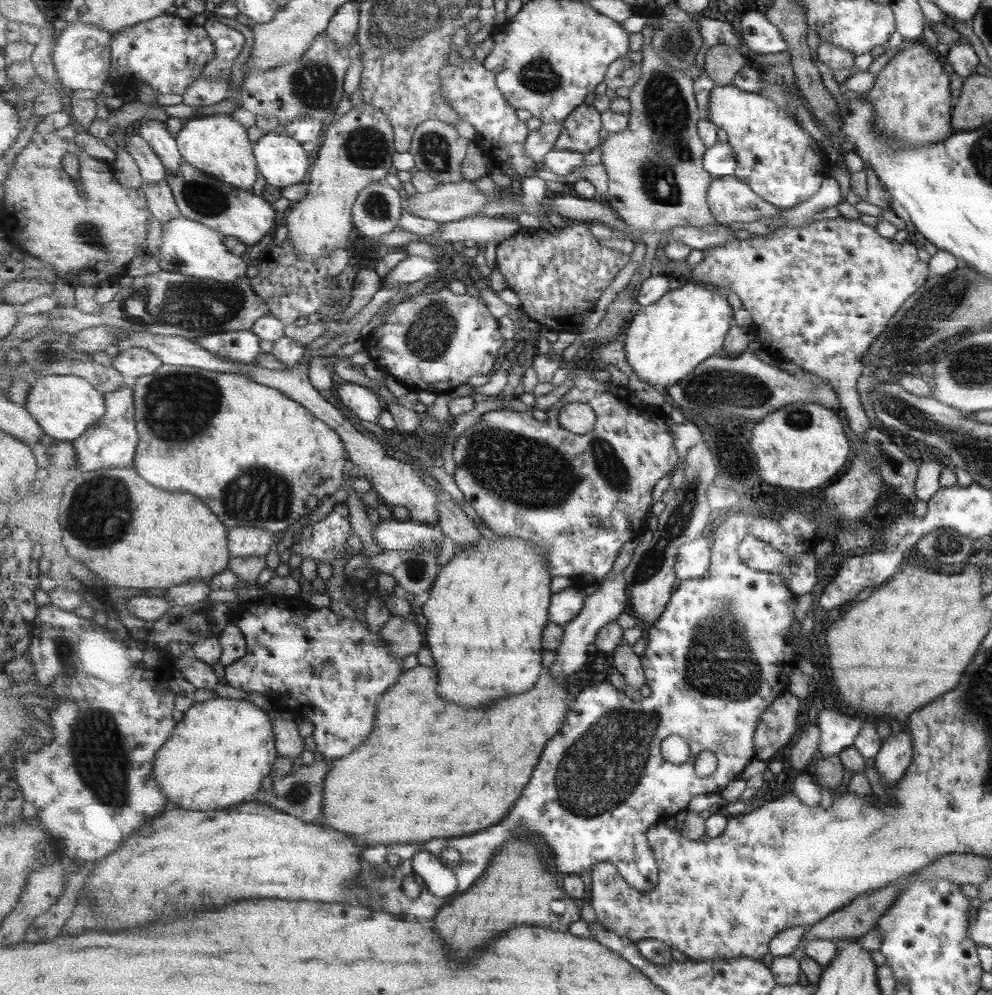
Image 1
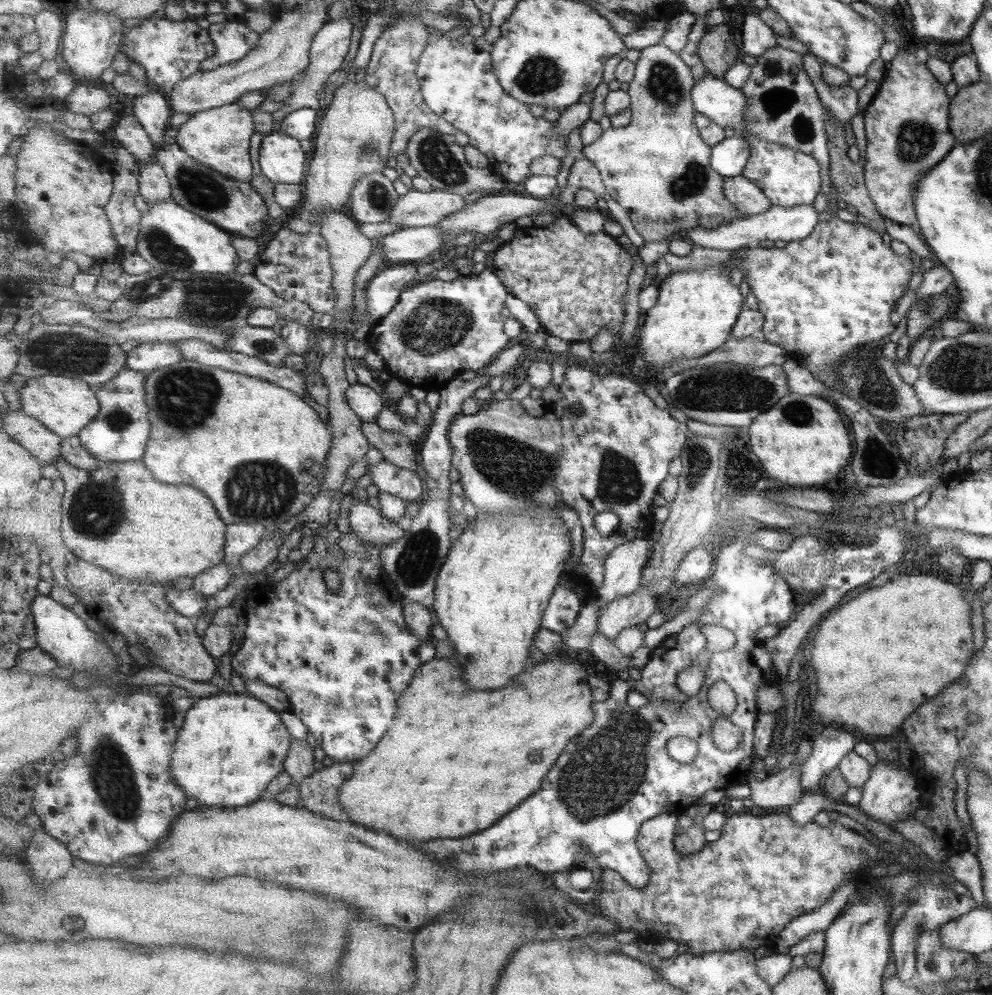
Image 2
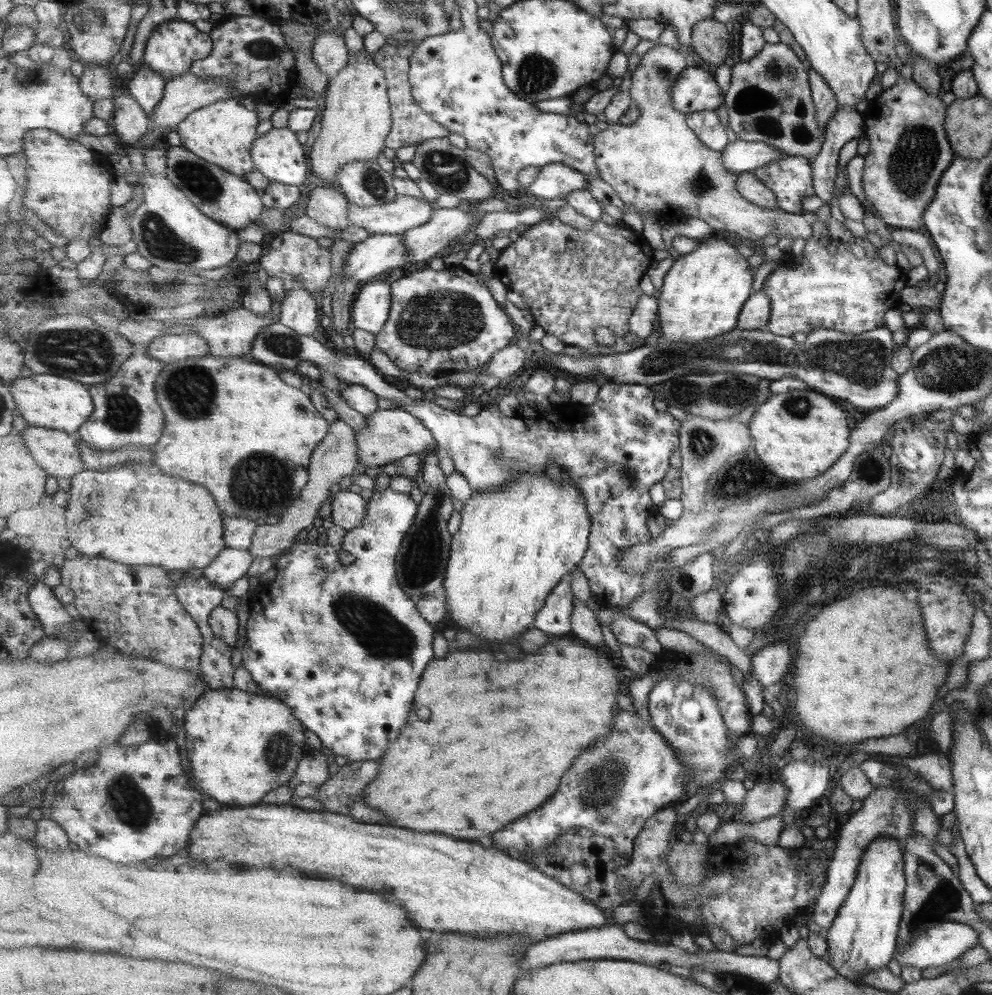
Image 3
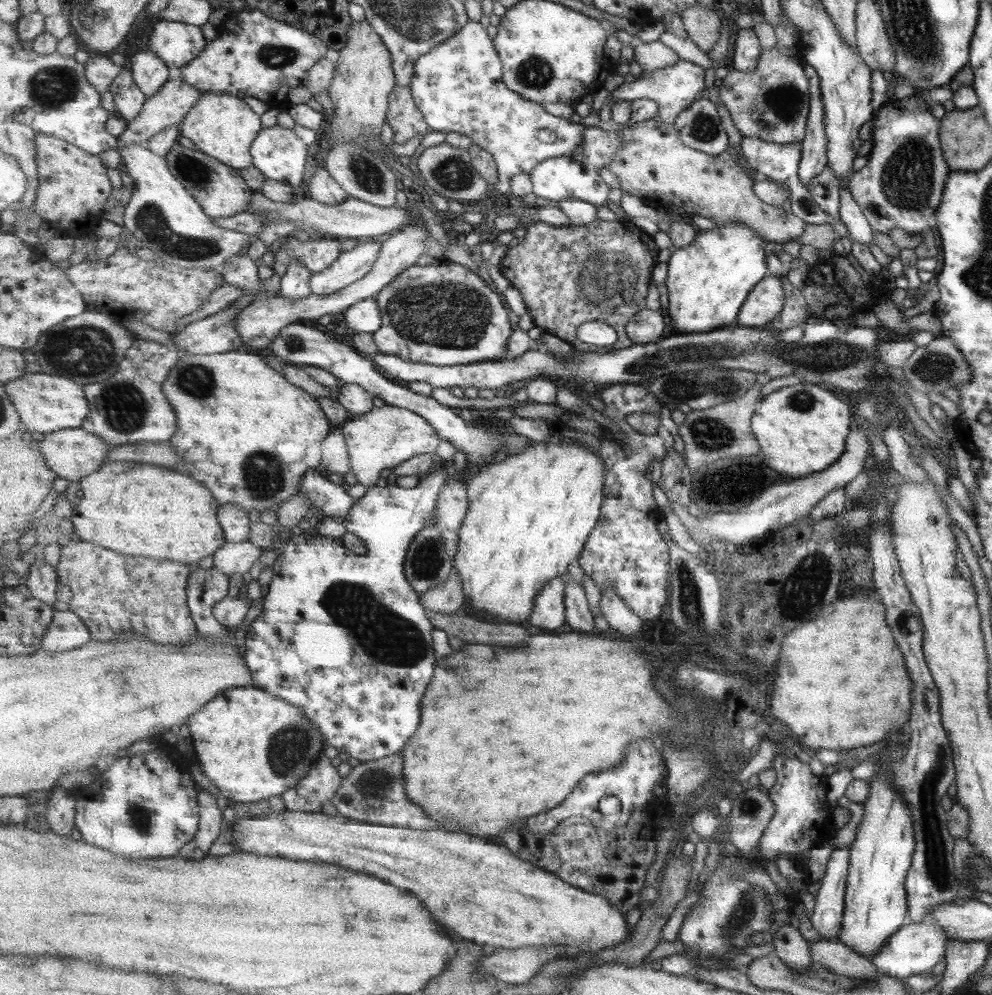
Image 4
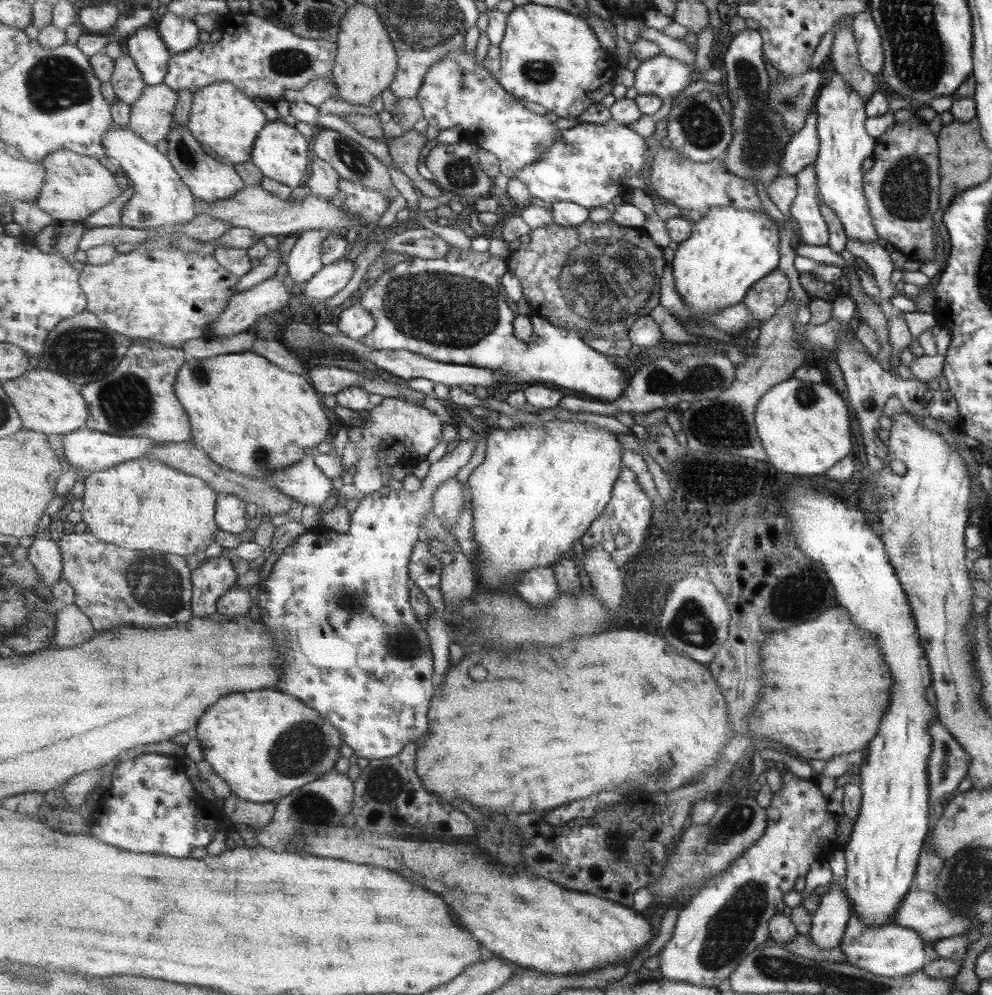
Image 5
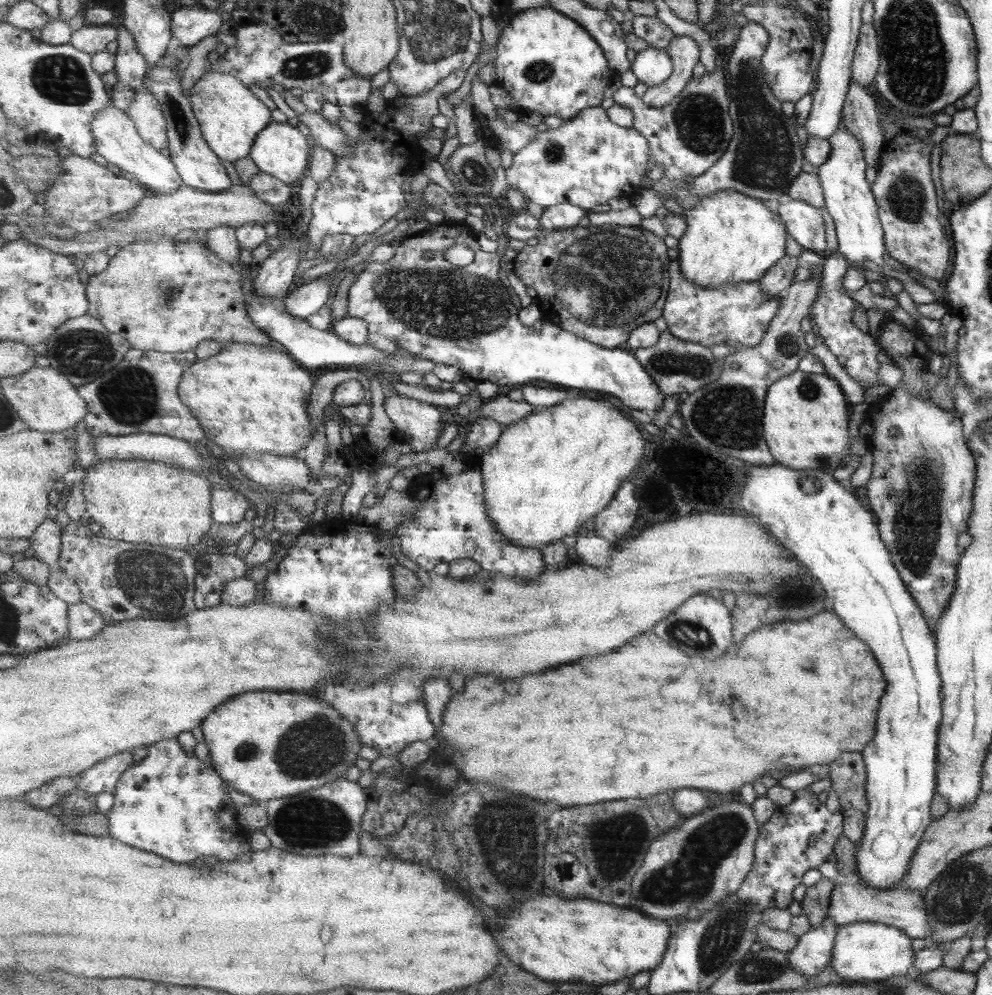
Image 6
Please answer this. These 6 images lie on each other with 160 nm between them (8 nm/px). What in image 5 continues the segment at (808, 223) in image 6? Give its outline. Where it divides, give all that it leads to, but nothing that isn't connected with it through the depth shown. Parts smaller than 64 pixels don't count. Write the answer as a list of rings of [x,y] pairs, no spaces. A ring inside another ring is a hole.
[[[814,162],[794,174],[794,179],[797,192],[791,203],[789,216],[793,217],[797,230],[801,232],[801,242],[825,246],[828,243],[828,230],[815,202],[818,190]]]

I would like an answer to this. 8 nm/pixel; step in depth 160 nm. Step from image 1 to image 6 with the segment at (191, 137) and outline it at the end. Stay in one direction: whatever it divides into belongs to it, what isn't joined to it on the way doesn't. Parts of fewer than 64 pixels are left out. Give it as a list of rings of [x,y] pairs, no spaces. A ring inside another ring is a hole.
[[[205,74],[190,90],[189,99],[211,149],[219,158],[232,163],[250,157],[259,134],[272,122],[271,110],[231,74]]]

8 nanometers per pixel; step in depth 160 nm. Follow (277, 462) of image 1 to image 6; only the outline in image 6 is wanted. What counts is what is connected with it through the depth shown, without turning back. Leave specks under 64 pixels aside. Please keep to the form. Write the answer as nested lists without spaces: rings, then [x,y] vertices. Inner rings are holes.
[[[235,342],[211,358],[197,360],[186,372],[183,373],[182,381],[180,382],[180,394],[182,401],[190,407],[191,412],[202,423],[203,430],[206,431],[206,439],[214,442],[217,446],[221,446],[226,454],[242,454],[242,456],[250,456],[255,454],[273,454],[279,456],[297,457],[302,455],[304,448],[312,438],[314,432],[314,424],[309,412],[311,395],[315,386],[311,374],[307,370],[303,370],[296,360],[291,360],[289,354],[278,345],[274,346],[257,346],[256,344]]]

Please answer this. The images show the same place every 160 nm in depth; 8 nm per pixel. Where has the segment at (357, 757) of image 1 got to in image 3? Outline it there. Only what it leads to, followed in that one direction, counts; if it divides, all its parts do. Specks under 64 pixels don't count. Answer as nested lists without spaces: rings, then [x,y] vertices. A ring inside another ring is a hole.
[[[571,637],[560,638],[557,644],[548,644],[543,648],[545,652],[539,656],[527,656],[525,660],[515,662],[499,662],[489,650],[455,650],[442,659],[434,659],[423,673],[418,692],[415,693],[414,710],[410,712],[410,721],[403,726],[403,732],[399,733],[399,742],[390,744],[391,750],[387,749],[380,758],[381,762],[378,776],[366,786],[364,798],[370,806],[382,810],[387,818],[390,818],[390,825],[394,827],[419,830],[419,832],[439,832],[439,834],[451,834],[455,838],[481,838],[491,836],[497,830],[503,830],[507,824],[515,822],[517,818],[533,812],[539,808],[547,798],[551,798],[561,782],[561,776],[571,768],[573,760],[581,754],[583,748],[587,748],[591,742],[599,740],[603,734],[609,732],[613,726],[613,710],[617,710],[617,692],[621,690],[619,680],[619,668],[623,667],[617,663],[614,655],[609,650],[602,650],[588,646],[580,640],[573,640]],[[596,649],[596,651],[595,651]],[[479,690],[479,692],[477,692]],[[519,692],[519,694],[517,694]],[[429,706],[431,706],[431,722],[429,722]],[[495,706],[495,708],[493,708]],[[427,710],[425,720],[419,718],[419,712]],[[479,712],[479,720],[477,720]]]

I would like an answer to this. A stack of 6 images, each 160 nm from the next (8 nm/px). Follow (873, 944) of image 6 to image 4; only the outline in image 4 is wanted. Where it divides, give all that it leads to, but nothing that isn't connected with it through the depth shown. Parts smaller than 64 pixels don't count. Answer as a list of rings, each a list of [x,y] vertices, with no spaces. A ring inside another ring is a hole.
[[[925,919],[923,922],[906,922],[892,934],[878,954],[869,957],[878,974],[895,979],[907,979],[917,974],[931,972],[933,966],[943,960],[946,944],[949,940],[946,931],[935,922]]]

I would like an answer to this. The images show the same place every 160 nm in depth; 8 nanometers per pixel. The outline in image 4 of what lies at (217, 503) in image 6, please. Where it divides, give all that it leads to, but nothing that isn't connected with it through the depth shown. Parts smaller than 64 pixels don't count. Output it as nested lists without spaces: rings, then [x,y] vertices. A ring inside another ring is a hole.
[[[237,505],[219,506],[219,522],[224,530],[226,543],[245,543],[250,541],[254,524],[249,520],[247,511]]]

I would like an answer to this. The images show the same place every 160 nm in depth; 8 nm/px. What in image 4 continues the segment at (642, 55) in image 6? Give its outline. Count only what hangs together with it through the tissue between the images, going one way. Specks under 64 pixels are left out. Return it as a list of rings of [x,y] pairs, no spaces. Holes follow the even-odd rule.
[[[679,61],[671,67],[647,73],[636,78],[634,82],[623,83],[610,92],[608,100],[613,97],[618,101],[638,101],[649,99],[658,103],[659,118],[663,122],[673,124],[677,117],[700,98],[707,94],[707,84],[705,84],[705,70],[693,62]]]

